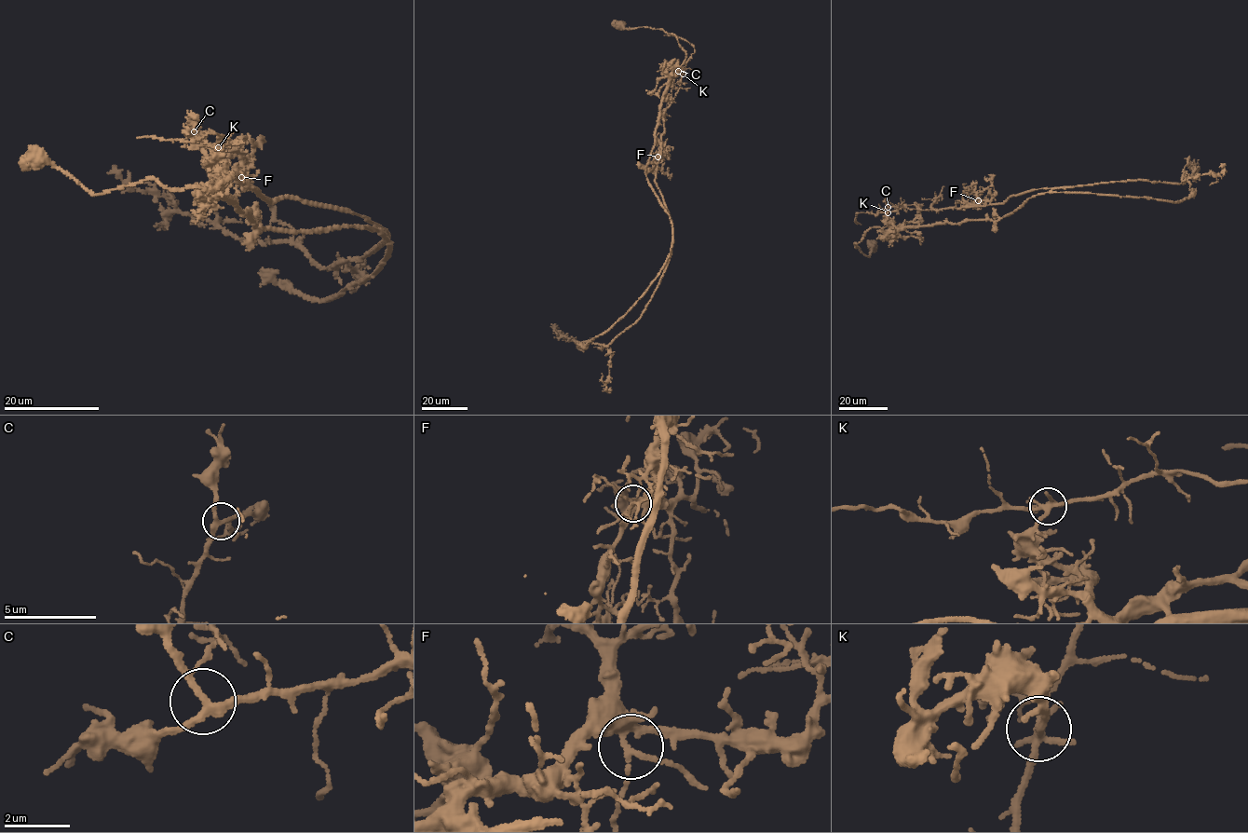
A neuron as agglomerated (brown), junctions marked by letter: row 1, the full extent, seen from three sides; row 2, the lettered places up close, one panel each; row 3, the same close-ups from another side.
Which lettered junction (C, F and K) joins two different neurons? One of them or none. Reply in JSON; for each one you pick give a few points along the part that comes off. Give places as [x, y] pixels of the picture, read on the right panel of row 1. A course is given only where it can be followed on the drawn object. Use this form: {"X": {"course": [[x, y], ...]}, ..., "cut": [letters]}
{"K": {"course": [[888, 211], [993, 204], [1037, 189], [1102, 183], [1182, 184], [1184, 174], [1191, 178], [1195, 171], [1188, 162]]}, "cut": ["K"]}

